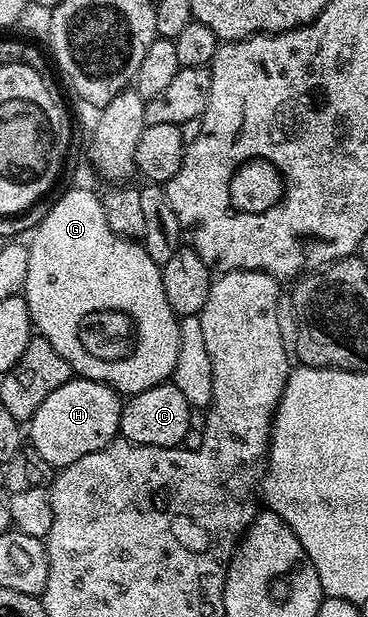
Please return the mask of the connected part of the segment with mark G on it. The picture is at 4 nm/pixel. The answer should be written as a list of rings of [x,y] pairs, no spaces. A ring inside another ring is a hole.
[[[68,188],[59,196],[29,237],[29,275],[25,275],[21,296],[27,301],[34,332],[53,343],[53,348],[69,363],[72,374],[101,381],[120,395],[164,384],[175,372],[181,339],[180,318],[169,307],[169,299],[165,299],[162,268],[149,259],[149,251],[138,240],[118,237],[113,227],[105,223],[98,192],[75,188]]]

